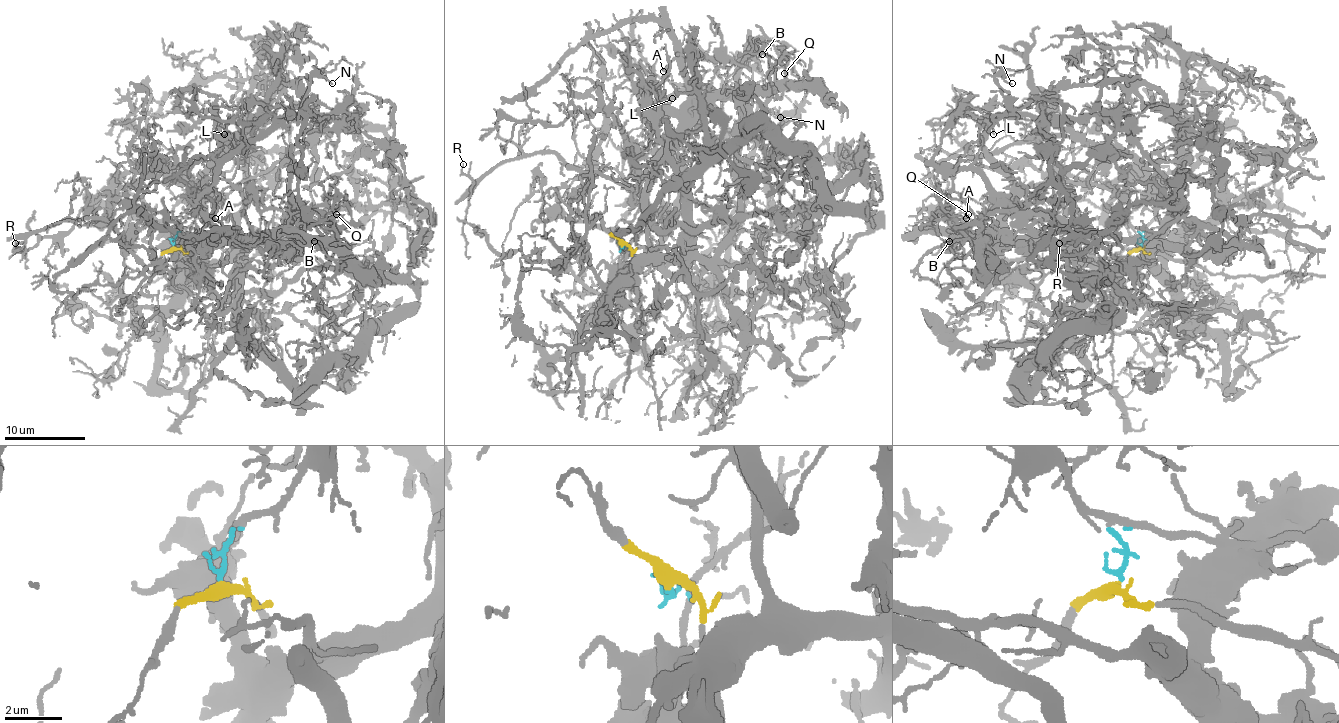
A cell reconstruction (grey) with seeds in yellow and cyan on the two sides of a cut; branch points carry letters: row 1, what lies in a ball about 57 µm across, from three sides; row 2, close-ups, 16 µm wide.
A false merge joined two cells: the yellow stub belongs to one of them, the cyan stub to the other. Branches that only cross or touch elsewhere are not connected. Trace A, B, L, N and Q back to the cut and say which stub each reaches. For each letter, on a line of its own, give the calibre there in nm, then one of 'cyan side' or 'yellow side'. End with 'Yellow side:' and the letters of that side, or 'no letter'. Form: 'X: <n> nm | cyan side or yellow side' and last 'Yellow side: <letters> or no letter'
A: 140 nm | cyan side
B: 80 nm | cyan side
L: 130 nm | cyan side
N: 100 nm | cyan side
Q: 100 nm | cyan side
Yellow side: no letter

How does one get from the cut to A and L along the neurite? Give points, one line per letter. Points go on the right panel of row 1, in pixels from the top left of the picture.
A: (1142, 246), (1122, 197), (1097, 185), (1028, 185), (1006, 232), (994, 236), (962, 236), (953, 228), (966, 218)
L: (1142, 246), (1142, 232), (1128, 220), (1118, 193), (1069, 181), (1020, 185), (980, 141), (984, 120), (994, 135)

